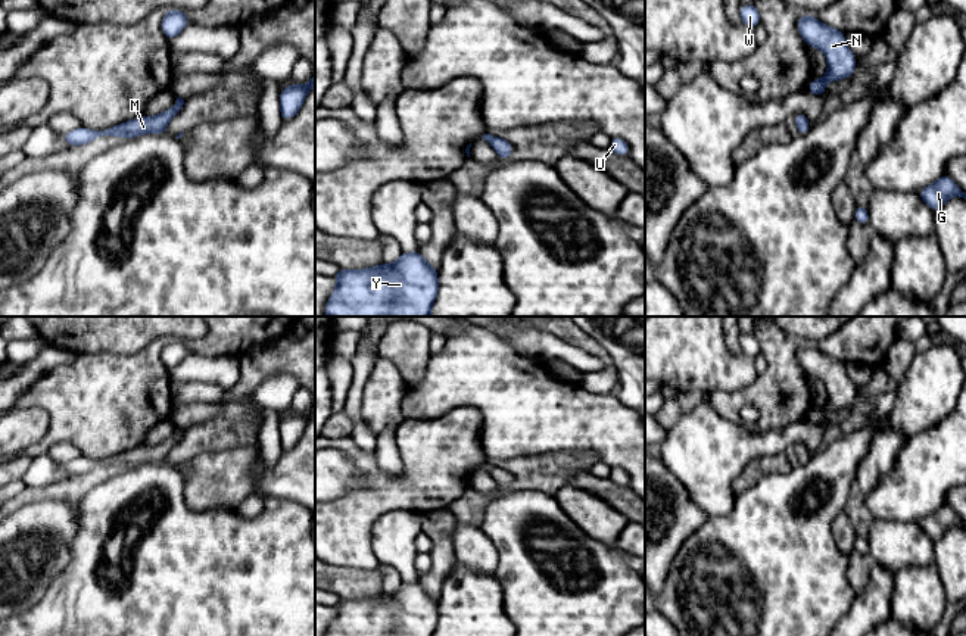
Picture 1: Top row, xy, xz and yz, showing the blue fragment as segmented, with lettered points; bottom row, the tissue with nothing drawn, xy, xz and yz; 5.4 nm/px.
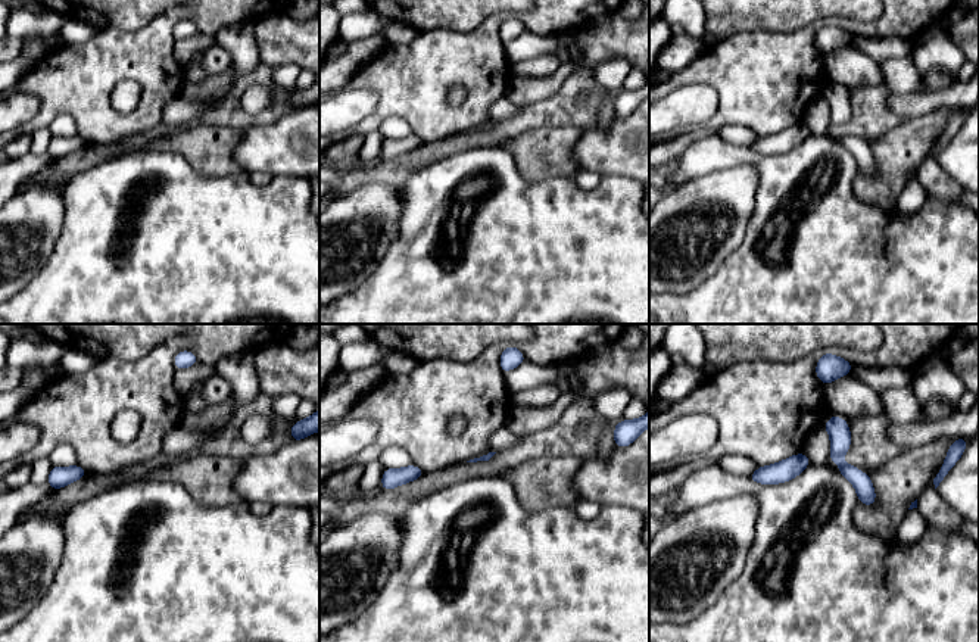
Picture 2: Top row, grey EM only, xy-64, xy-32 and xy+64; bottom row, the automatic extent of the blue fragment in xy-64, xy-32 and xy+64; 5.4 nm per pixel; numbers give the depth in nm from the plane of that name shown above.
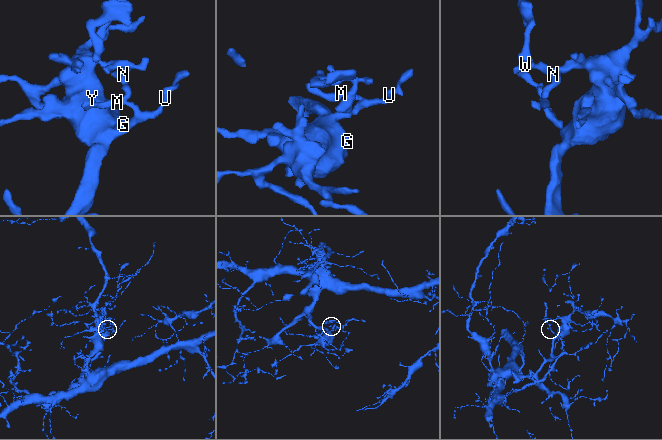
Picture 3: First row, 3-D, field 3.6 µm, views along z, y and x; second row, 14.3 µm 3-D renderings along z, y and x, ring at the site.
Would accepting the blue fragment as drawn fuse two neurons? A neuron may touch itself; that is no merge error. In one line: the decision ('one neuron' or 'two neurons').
one neuron

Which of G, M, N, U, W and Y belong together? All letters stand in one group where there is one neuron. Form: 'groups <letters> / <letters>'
groups G M N U W Y

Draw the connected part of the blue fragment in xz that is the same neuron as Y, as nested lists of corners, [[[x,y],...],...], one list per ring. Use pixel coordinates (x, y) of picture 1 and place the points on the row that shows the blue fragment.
[[[420,250],[402,252],[392,265],[383,262],[368,269],[336,269],[334,275],[336,289],[325,305],[325,317],[430,317],[439,292],[437,269],[424,261]]]

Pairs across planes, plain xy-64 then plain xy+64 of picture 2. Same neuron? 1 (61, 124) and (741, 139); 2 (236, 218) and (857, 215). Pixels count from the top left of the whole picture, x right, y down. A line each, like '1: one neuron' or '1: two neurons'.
1: one neuron
2: one neuron

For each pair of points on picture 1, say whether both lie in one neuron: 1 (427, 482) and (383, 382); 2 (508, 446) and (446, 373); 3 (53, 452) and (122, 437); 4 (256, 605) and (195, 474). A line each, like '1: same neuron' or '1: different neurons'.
1: different neurons
2: same neuron
3: different neurons
4: different neurons

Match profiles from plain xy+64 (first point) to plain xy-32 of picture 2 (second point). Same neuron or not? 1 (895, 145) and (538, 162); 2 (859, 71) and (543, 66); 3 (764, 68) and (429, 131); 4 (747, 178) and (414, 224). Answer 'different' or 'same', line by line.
1: same
2: same
3: same
4: different

